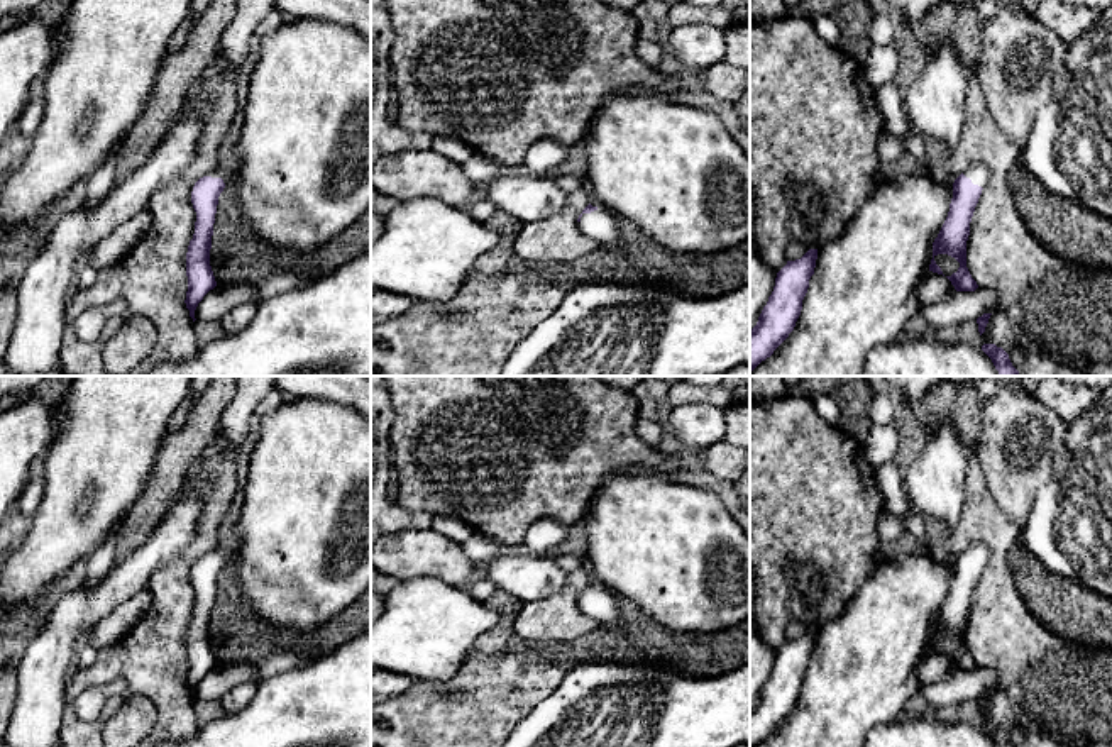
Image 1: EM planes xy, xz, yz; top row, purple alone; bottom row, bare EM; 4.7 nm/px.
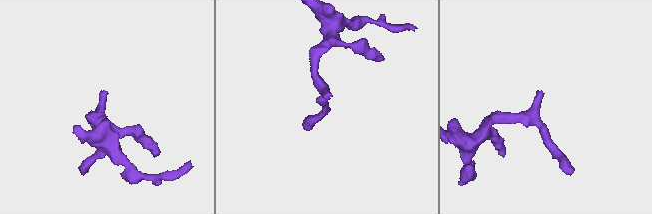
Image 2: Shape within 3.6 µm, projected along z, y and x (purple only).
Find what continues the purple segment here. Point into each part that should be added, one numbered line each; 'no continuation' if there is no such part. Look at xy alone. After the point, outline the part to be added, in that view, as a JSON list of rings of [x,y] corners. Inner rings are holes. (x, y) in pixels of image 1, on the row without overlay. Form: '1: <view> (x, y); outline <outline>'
1: xy (215, 551); outline [[[218,544],[205,552],[205,556],[222,557],[225,566],[230,564],[232,554],[232,551],[222,549]]]

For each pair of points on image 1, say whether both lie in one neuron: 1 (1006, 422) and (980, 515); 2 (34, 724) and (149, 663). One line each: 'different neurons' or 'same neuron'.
1: different neurons
2: different neurons

